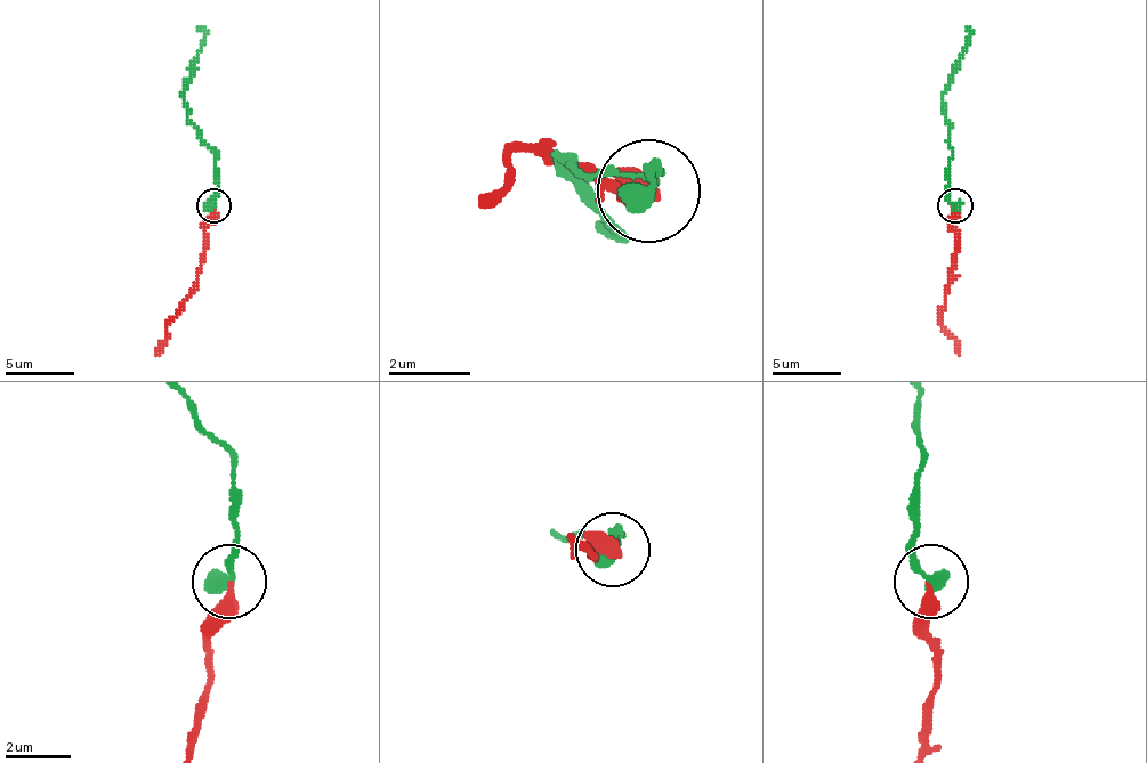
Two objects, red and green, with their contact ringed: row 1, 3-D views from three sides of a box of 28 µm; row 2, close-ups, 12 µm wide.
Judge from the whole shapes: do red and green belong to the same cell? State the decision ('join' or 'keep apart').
join

